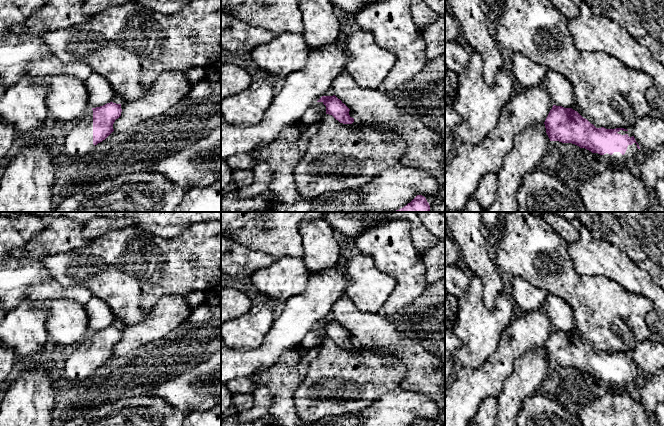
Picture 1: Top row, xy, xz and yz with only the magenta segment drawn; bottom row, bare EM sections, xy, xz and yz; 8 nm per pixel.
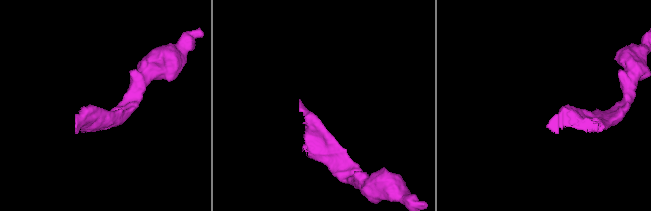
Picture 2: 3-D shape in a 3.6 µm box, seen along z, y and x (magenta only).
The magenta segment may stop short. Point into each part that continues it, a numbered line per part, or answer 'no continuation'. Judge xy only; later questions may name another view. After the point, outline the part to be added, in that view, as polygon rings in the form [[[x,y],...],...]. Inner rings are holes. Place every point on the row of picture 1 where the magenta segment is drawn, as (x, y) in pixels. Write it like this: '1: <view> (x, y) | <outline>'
1: xy (77, 140) | [[[90,108],[65,129],[61,137],[60,151],[77,158],[86,155],[93,148],[93,110]]]

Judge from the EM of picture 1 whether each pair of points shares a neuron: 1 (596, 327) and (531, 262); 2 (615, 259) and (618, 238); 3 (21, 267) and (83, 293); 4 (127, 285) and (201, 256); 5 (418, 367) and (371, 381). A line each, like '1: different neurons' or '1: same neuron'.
1: same neuron
2: different neurons
3: same neuron
4: same neuron
5: different neurons

